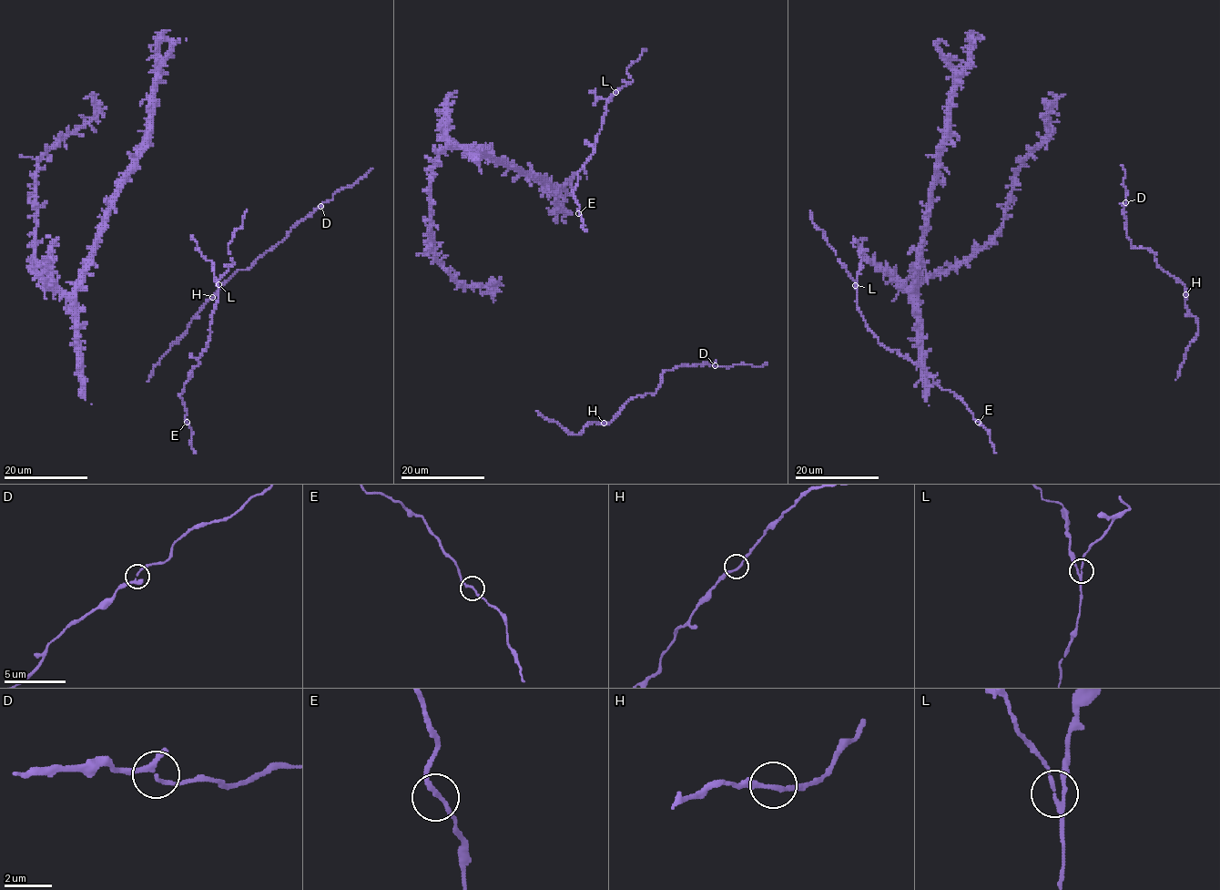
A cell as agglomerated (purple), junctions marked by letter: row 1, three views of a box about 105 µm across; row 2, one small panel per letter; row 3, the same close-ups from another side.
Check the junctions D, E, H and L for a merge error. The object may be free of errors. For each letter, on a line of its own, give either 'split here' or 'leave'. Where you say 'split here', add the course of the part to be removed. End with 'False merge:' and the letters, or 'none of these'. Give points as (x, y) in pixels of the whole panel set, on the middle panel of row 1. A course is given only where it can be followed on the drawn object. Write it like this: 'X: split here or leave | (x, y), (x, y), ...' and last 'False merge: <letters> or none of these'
D: leave
E: leave
H: leave
L: leave
False merge: none of these

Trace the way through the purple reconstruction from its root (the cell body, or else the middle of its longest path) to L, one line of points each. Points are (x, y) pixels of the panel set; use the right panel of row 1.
L: (978, 422), (960, 398), (937, 385), (925, 369), (879, 342), (867, 328), (859, 310), (855, 285)

